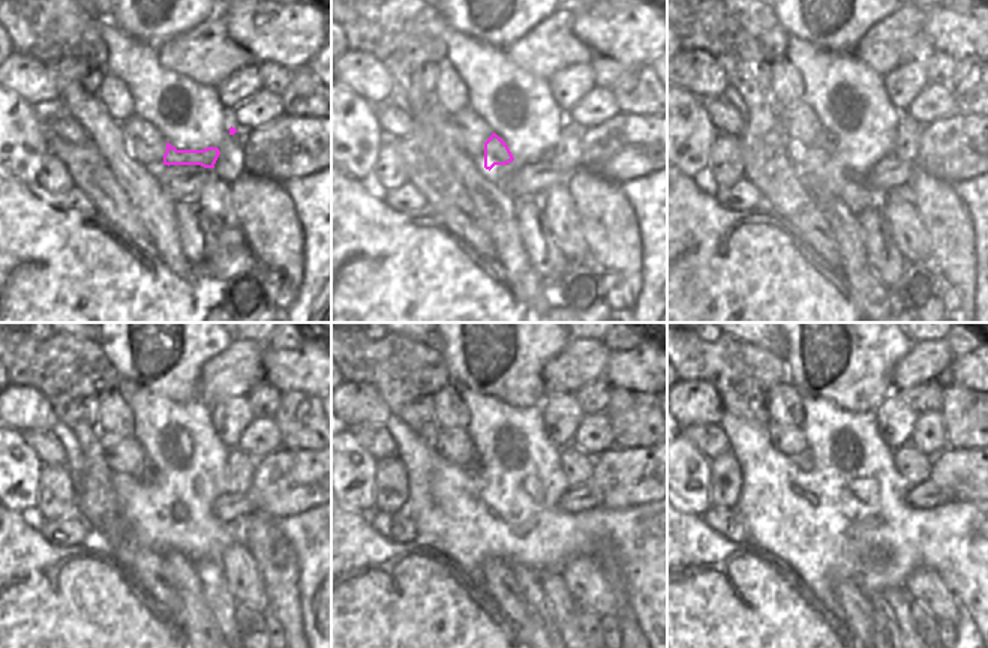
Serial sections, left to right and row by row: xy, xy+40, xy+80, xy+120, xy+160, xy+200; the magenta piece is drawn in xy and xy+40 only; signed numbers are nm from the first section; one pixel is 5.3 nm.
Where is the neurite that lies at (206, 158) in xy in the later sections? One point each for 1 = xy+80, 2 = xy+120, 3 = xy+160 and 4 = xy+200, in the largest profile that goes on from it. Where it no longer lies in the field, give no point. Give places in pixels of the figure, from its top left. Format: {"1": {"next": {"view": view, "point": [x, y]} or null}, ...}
{"1": {"next": {"view": "xy+80", "point": [825, 140]}}, "2": {"next": {"view": "xy+120", "point": [147, 474]}}, "3": {"next": {"view": "xy+160", "point": [474, 465]}}, "4": {"next": {"view": "xy+200", "point": [804, 461]}}}

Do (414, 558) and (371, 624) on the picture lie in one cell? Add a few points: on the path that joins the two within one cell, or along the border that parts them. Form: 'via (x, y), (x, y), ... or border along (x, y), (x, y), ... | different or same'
via (407, 575), (393, 590), (393, 602), (387, 608) | same

